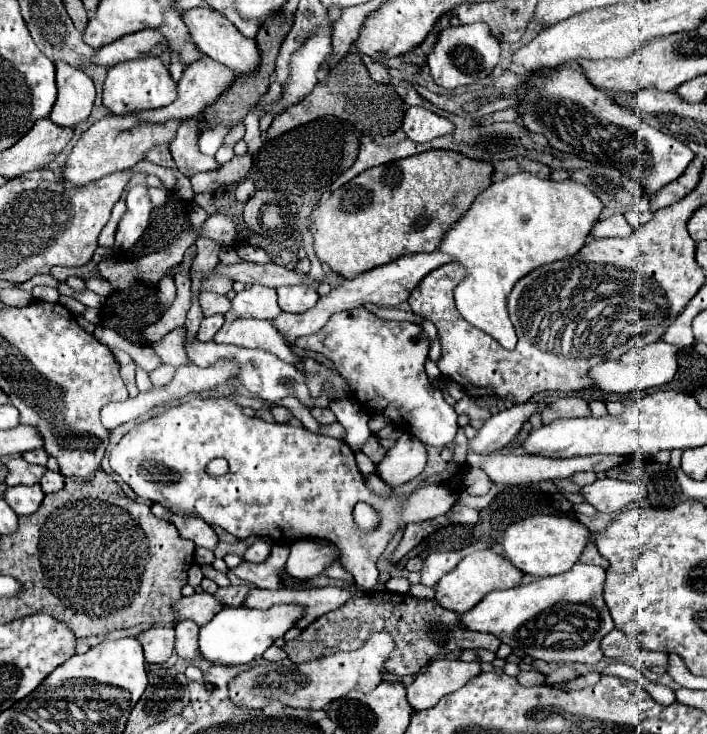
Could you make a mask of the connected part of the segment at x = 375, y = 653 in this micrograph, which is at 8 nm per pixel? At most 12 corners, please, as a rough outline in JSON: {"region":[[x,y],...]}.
{"region":[[389,633],[311,663],[255,665],[229,683],[245,709],[323,709],[371,691]]}

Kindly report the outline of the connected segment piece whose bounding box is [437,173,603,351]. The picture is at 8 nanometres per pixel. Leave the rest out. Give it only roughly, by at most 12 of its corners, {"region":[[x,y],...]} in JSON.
{"region":[[511,175],[437,251],[465,269],[461,317],[511,351],[513,285],[575,255],[603,203]]}

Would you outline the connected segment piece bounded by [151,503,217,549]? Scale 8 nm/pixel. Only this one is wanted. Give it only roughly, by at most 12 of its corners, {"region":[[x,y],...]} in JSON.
{"region":[[151,505],[157,519],[167,519],[183,539],[209,549],[215,531],[203,519],[181,517]]}

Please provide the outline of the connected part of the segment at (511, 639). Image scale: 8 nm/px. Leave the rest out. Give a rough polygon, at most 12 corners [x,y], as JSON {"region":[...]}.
{"region":[[603,567],[489,593],[467,629],[551,663],[599,663]]}

